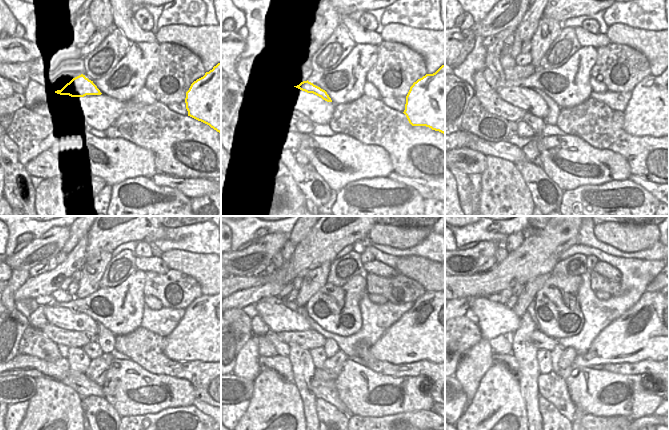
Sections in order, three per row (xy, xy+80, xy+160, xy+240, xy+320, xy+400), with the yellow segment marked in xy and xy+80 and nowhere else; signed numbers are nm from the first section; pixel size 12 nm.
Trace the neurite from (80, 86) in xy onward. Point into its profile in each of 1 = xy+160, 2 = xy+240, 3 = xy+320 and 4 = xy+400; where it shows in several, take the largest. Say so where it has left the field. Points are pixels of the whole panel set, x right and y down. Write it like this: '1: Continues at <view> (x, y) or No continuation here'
1: Continues at xy+160 (554, 110)
2: Continues at xy+240 (106, 339)
3: Continues at xy+320 (331, 347)
4: Continues at xy+400 (557, 351).

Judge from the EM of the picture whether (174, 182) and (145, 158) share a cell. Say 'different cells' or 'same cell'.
different cells

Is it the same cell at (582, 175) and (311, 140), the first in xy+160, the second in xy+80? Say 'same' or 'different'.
same

